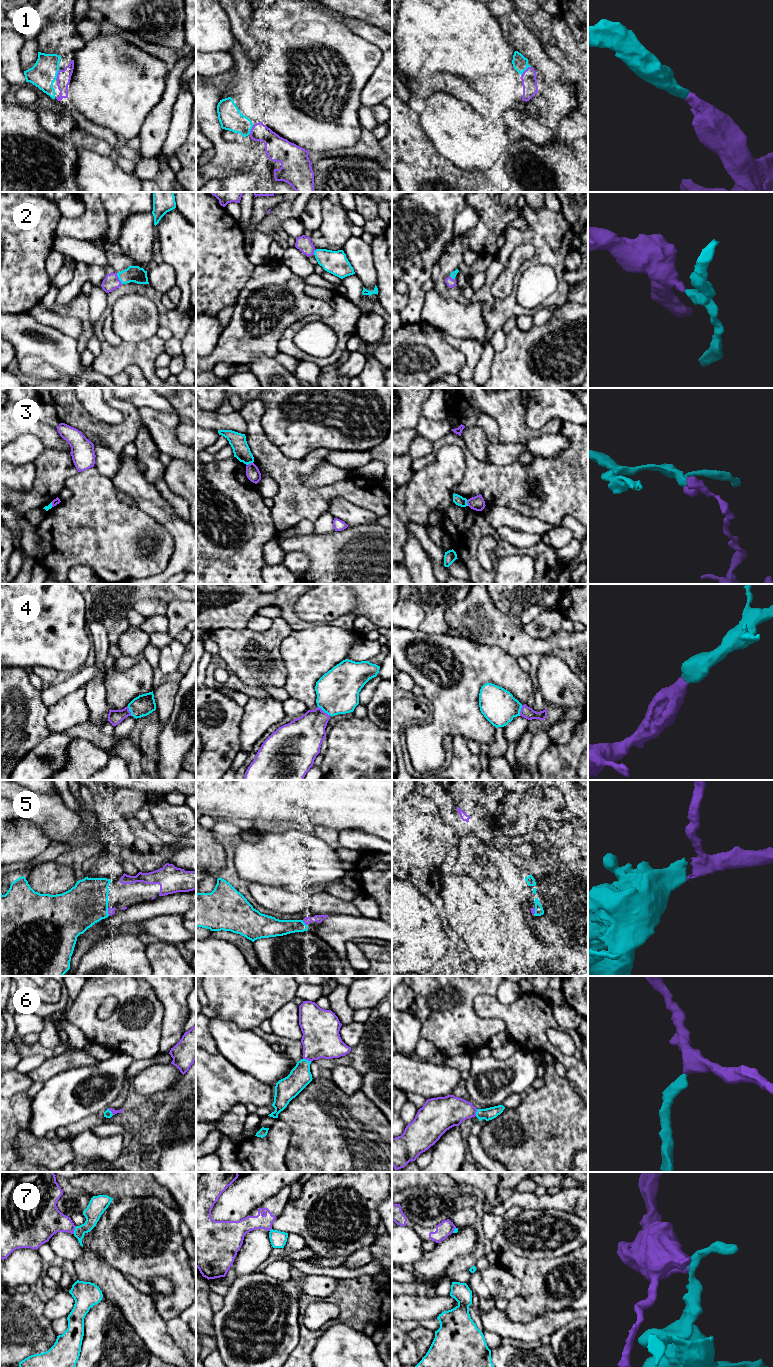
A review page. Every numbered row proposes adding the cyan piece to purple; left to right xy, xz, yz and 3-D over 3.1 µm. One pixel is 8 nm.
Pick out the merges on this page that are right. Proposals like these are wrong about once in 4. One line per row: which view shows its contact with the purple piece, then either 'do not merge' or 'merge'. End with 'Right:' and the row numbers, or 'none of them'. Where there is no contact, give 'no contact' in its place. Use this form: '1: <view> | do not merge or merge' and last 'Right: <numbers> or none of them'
1: yz | merge
2: xy | merge
3: xz | do not merge
4: xz | merge
5: xy | merge
6: xz | merge
7: xy | do not merge
Right: 1, 2, 4, 5, 6

